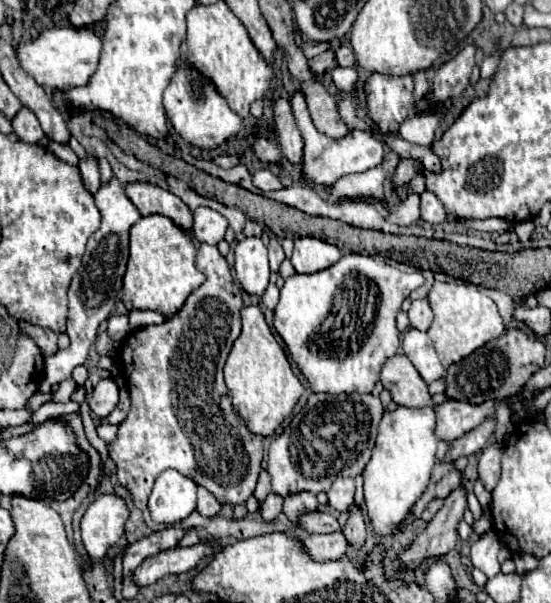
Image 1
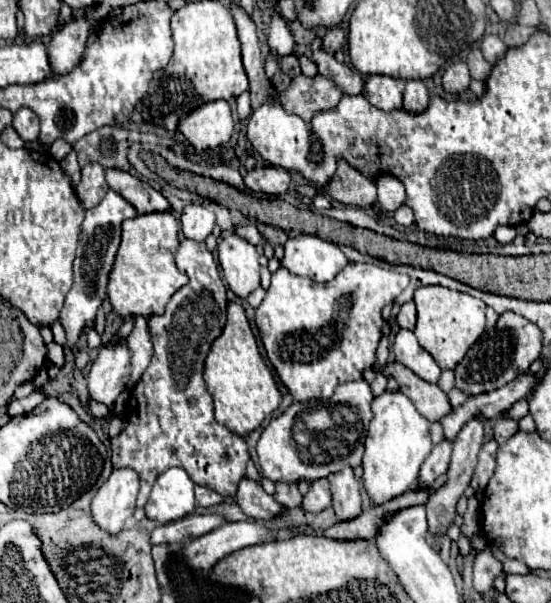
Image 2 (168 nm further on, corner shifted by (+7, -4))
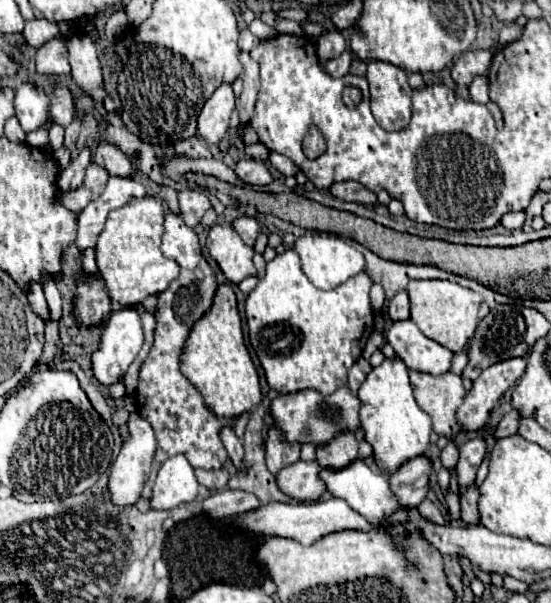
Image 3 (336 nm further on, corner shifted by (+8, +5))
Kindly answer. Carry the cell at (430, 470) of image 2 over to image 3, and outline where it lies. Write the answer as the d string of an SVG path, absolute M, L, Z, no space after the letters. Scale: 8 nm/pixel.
M416 456L388 476L388 484L402 506L418 506L426 498L430 468L432 464L426 456Z

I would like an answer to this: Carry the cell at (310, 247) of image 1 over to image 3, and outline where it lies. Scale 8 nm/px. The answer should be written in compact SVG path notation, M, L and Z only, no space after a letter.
M306 234L296 240L294 250L300 254L302 270L308 276L308 280L320 288L320 290L332 290L346 282L350 276L356 276L366 270L366 260L360 250L356 250L351 241L334 234Z

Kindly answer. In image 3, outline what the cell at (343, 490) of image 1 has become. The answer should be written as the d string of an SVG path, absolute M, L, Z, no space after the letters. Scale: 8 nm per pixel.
M298 460L290 466L284 466L276 474L276 484L286 496L294 500L300 500L300 502L318 500L326 492L318 472L320 472L320 464L316 460L312 462Z

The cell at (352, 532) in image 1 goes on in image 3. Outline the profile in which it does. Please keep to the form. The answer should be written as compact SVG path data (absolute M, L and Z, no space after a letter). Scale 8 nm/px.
M342 432L334 436L328 444L320 444L316 448L316 460L320 466L344 468L358 456L358 440L354 432Z

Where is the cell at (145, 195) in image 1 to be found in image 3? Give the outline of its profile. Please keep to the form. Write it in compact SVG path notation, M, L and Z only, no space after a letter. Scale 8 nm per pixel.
M100 144L100 148L96 148L92 160L98 166L106 168L112 176L132 176L134 174L130 160L124 156L124 152L120 152L112 144Z

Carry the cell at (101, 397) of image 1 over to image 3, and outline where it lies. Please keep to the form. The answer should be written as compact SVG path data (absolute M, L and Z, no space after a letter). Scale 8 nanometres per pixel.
M116 308L110 314L110 320L104 324L104 330L102 330L102 336L100 336L100 348L92 354L94 376L102 384L108 384L108 386L114 384L114 382L120 382L124 378L128 366L132 364L132 360L140 352L142 342L144 342L144 336L142 336L140 312L136 308Z

